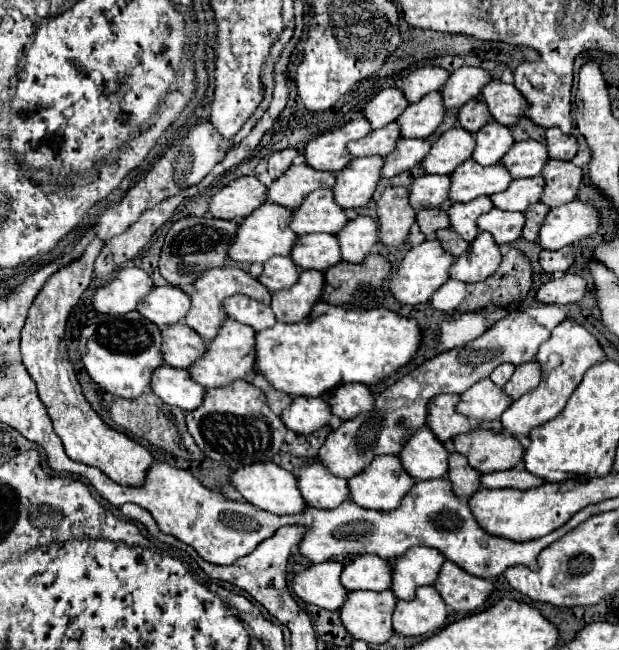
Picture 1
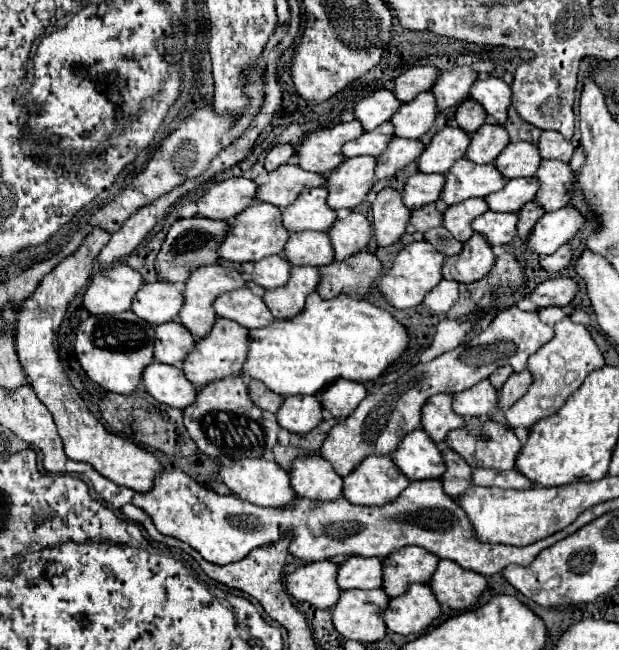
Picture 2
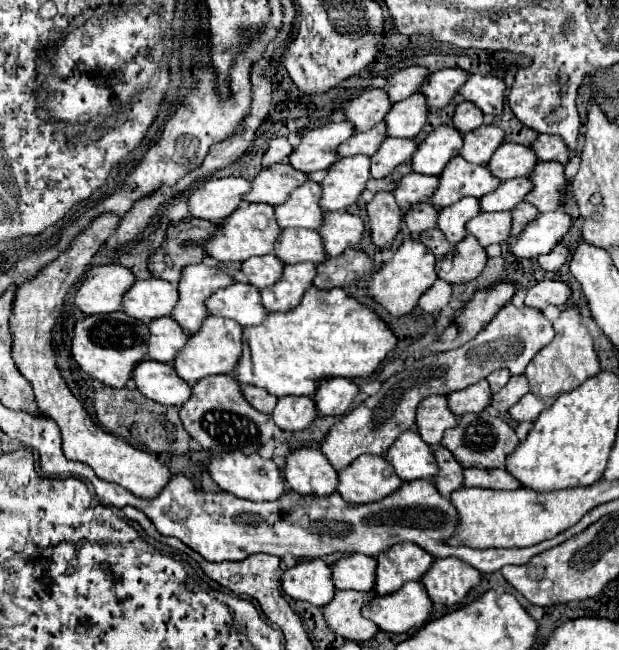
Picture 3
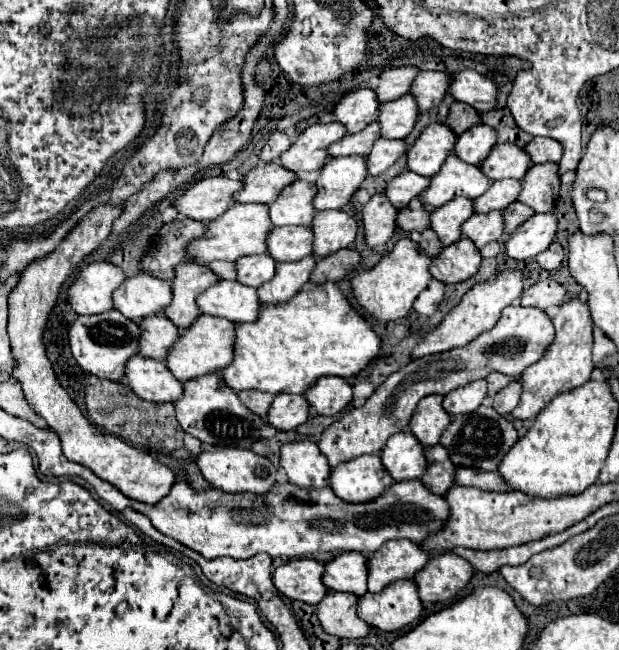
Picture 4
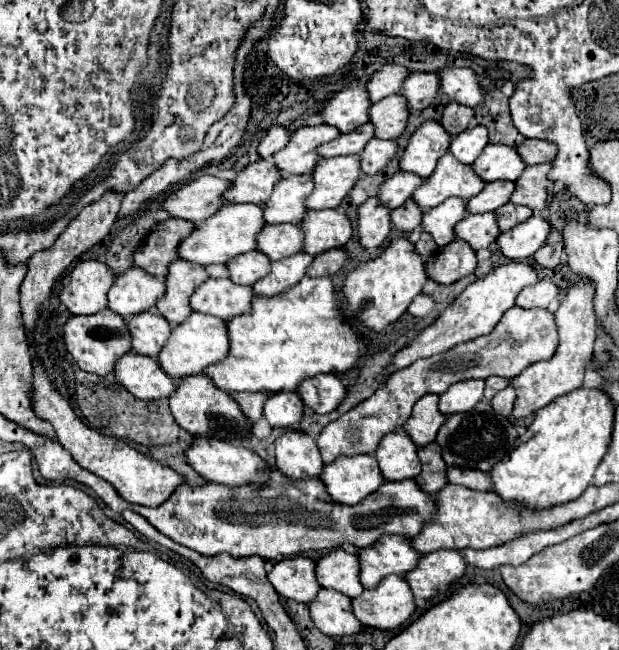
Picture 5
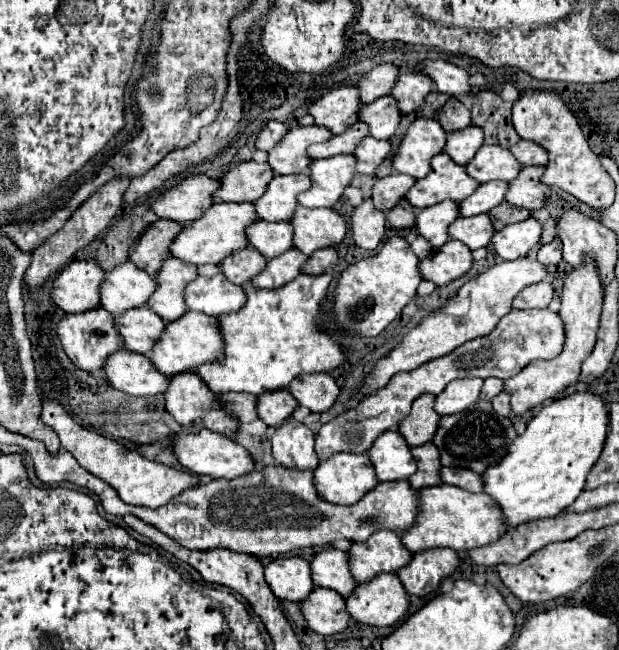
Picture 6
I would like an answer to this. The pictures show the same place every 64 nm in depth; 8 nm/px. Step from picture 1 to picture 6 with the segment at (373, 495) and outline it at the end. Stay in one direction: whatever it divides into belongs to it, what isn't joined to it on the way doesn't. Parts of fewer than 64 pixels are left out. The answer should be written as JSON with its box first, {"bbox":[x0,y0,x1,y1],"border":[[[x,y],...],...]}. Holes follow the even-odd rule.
{"bbox":[314,454,376,504],"border":[[[336,454],[322,460],[314,472],[318,494],[332,504],[356,504],[368,490],[376,486],[374,466],[368,454]]]}

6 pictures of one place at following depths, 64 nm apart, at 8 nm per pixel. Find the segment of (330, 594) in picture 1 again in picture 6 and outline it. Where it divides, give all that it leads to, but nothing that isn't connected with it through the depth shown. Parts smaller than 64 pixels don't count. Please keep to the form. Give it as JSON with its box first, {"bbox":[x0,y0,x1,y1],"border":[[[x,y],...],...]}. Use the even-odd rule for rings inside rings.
{"bbox":[264,556,314,602],"border":[[[282,556],[264,566],[270,590],[278,600],[302,602],[314,588],[310,578],[310,564],[300,556]]]}

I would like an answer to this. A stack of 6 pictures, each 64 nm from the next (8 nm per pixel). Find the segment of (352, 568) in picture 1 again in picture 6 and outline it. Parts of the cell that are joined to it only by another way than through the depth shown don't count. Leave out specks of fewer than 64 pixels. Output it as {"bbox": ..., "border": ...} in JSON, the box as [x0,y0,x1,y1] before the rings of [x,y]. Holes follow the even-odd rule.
{"bbox":[310,548,356,598],"border":[[[326,548],[318,554],[314,554],[310,562],[312,582],[314,586],[330,588],[344,598],[352,594],[352,588],[356,586],[350,570],[348,570],[348,554],[336,548]]]}

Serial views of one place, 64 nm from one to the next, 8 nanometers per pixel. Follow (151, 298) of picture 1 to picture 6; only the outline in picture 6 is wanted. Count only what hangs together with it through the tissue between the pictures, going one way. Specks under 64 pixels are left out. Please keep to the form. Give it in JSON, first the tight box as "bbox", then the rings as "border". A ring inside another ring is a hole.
{"bbox":[100,262,156,316],"border":[[[124,262],[104,274],[100,286],[100,306],[112,316],[126,310],[146,306],[150,294],[156,290],[156,280],[132,262]]]}

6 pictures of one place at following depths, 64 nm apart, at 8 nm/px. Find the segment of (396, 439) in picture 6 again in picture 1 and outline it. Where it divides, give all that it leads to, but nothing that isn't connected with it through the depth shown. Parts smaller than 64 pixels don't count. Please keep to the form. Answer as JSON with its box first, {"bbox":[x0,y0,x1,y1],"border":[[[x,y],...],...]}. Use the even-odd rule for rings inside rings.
{"bbox":[398,426,448,480],"border":[[[426,426],[404,444],[398,458],[414,480],[444,478],[448,472],[448,452]]]}

